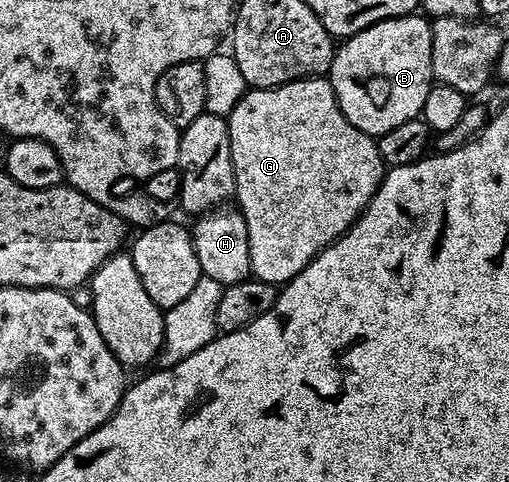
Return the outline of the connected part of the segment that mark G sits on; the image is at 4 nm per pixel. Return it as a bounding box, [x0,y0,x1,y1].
[226,78,385,286]

